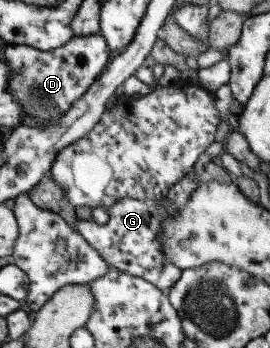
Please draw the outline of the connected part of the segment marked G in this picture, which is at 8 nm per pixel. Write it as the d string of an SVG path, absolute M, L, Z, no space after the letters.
M192 170L169 190L166 198L167 204L171 204L171 207L167 209L161 208L161 206L157 207L156 201L131 200L125 197L110 207L107 223L99 224L93 219L84 220L77 217L74 227L111 267L133 277L142 277L155 285L157 289L165 291L165 289L172 288L173 284L181 277L182 269L167 261L164 253L160 250L162 246L158 241L160 223L164 219L177 217L180 209L191 199L191 193L199 185L201 185L201 181L195 180Z

